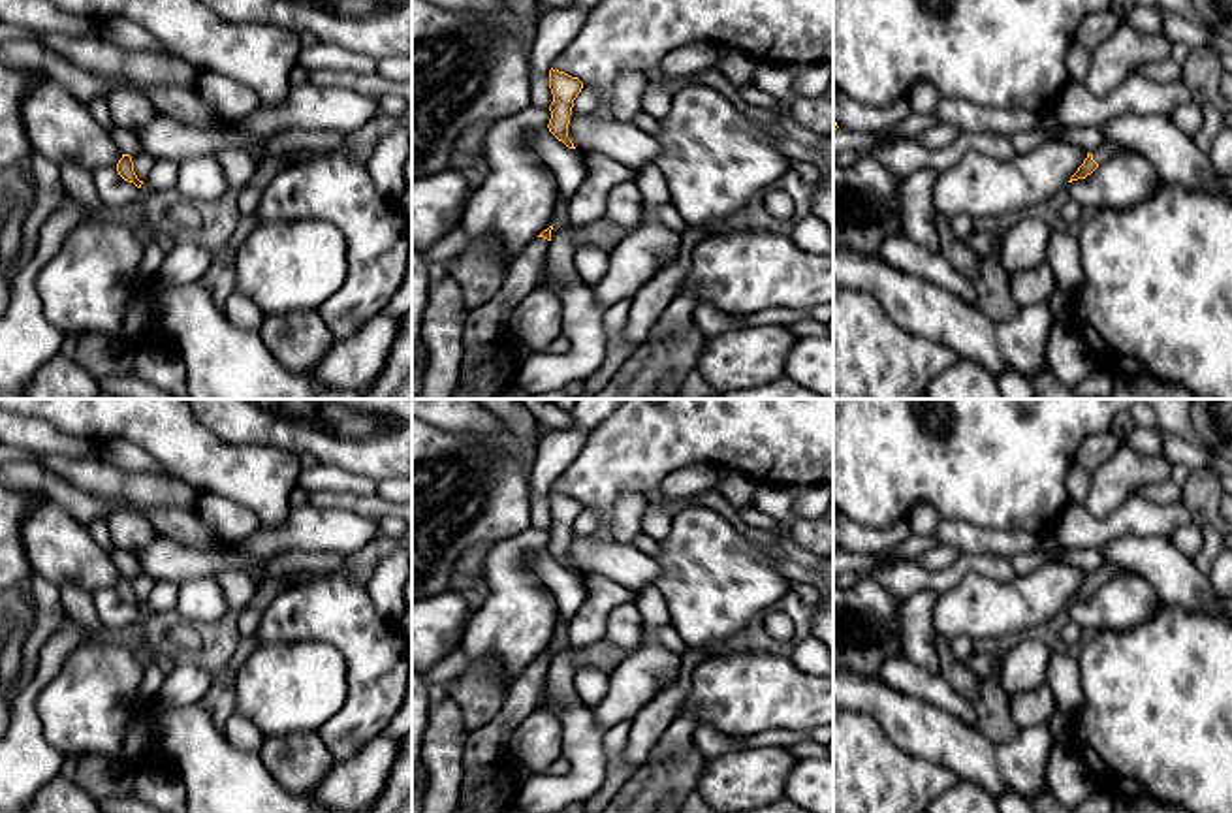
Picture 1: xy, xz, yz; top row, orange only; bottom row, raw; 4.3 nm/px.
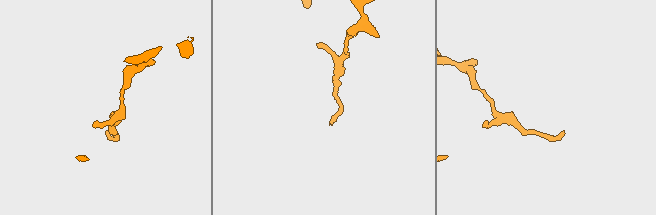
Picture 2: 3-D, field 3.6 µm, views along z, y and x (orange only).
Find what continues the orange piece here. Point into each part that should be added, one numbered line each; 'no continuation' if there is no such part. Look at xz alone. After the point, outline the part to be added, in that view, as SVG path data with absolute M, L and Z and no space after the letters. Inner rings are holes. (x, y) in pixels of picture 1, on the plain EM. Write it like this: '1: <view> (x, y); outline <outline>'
1: xz (486, 746); outline M532 661L512 681L498 713L487 725L466 732L461 796L468 798L476 792L493 768L508 755L508 743L515 728L538 706L547 672L547 661Z

